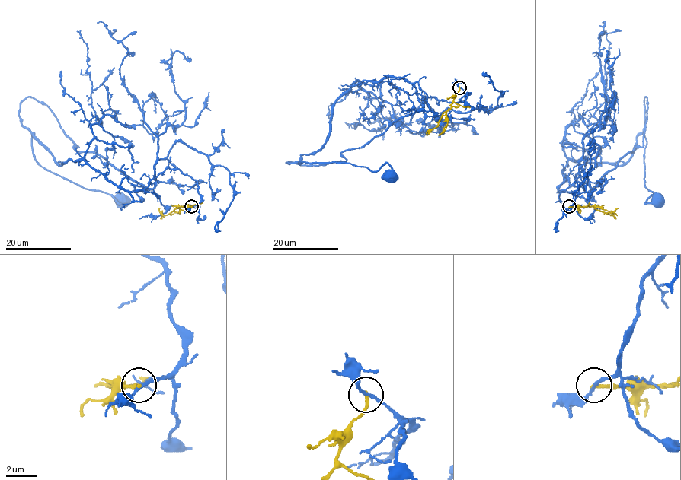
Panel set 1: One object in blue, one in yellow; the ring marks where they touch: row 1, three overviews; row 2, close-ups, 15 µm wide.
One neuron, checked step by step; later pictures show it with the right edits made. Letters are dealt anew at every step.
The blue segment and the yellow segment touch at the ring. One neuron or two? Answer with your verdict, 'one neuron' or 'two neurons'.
two neurons

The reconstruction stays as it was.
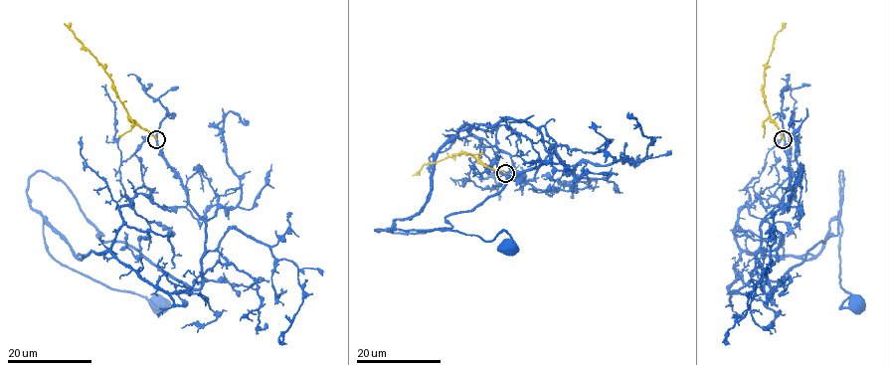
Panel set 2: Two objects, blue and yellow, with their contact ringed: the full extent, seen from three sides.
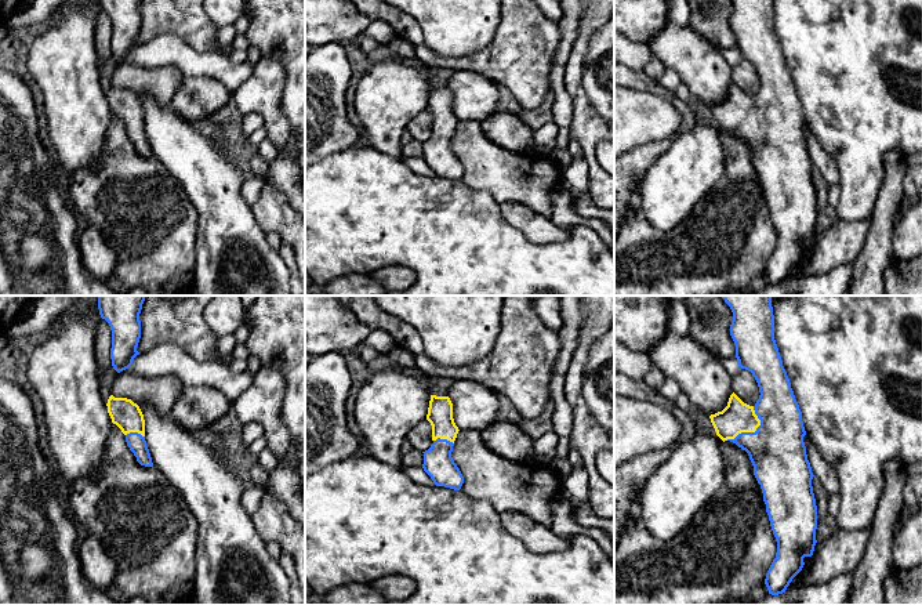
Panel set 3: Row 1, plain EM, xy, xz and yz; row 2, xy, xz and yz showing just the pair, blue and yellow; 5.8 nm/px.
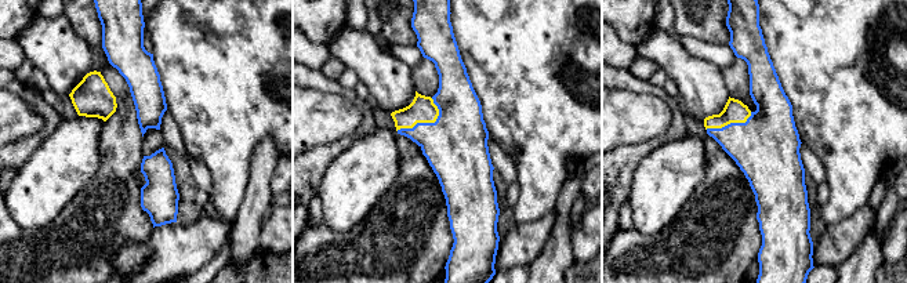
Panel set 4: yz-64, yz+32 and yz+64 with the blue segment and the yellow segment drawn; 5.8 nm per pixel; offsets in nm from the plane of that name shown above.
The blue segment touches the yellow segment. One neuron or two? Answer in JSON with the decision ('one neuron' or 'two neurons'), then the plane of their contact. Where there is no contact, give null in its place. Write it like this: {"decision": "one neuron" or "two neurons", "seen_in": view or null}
{"decision": "one neuron", "seen_in": "yz"}

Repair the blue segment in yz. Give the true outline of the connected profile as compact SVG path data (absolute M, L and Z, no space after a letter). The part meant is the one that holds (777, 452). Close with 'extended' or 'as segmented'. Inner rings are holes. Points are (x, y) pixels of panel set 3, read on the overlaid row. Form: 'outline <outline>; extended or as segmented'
outline M722 296L733 312L730 336L736 345L738 366L752 373L759 387L759 399L754 406L744 403L734 392L730 395L727 406L711 414L711 423L716 435L725 442L730 441L745 450L754 465L754 475L761 485L766 512L777 541L777 553L765 579L769 594L785 593L792 579L802 570L805 557L812 557L814 551L817 529L817 506L813 493L813 472L806 454L803 436L806 435L802 412L791 388L789 378L783 366L783 361L774 340L774 315L772 296Z; extended

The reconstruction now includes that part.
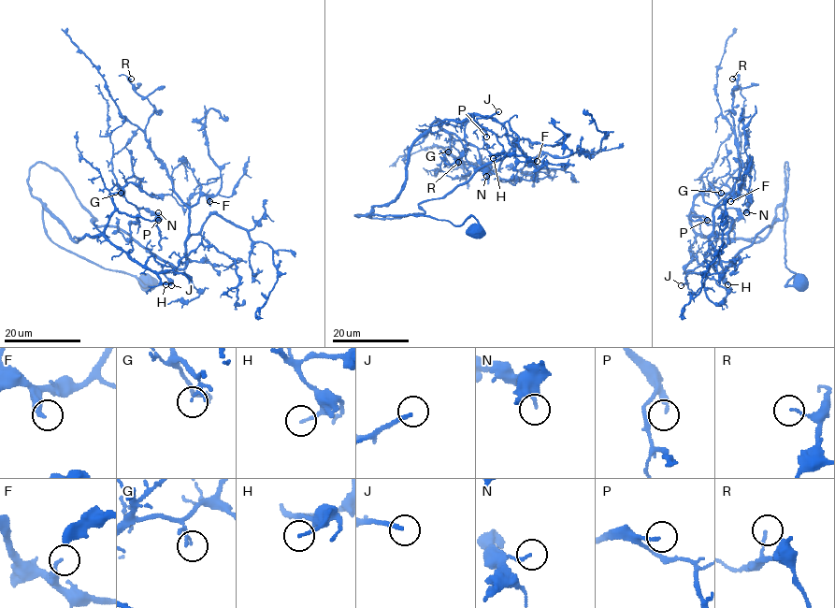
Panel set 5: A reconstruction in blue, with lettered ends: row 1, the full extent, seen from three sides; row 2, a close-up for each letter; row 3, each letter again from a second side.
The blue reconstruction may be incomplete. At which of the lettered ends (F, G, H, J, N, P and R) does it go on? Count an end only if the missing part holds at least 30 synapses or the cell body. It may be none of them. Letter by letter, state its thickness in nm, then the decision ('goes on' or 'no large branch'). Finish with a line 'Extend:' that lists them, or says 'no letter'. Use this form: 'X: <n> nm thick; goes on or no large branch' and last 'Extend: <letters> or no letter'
F: 160 nm thick; no large branch
G: 100 nm thick; no large branch
H: 130 nm thick; no large branch
J: 170 nm thick; goes on
N: 110 nm thick; no large branch
P: 180 nm thick; goes on
R: 120 nm thick; no large branch
Extend: J, P

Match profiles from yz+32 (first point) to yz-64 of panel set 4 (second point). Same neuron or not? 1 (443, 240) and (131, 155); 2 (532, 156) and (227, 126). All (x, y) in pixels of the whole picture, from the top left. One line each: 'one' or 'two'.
1: one
2: one

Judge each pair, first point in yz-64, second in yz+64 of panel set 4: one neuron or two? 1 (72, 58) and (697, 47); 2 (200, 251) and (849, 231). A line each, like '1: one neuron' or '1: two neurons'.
1: two neurons
2: one neuron

